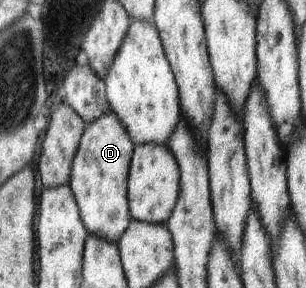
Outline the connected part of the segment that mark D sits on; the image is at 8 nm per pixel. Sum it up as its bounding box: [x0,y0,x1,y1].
[70,110,135,243]

